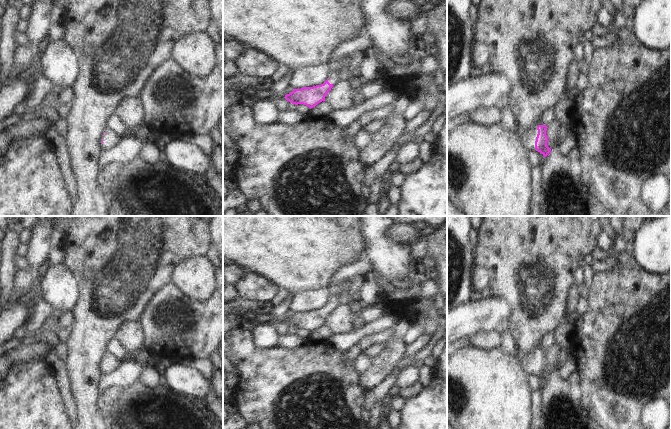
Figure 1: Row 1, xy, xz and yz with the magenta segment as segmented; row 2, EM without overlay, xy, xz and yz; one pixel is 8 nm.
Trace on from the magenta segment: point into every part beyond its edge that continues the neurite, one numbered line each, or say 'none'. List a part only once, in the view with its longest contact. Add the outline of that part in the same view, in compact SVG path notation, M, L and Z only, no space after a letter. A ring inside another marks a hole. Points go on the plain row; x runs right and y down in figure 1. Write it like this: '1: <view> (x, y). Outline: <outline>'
1: yz (528, 363). Outline: M537 350L531 356L527 356L525 358L519 357L521 365L527 375L535 374L535 365L537 358Z

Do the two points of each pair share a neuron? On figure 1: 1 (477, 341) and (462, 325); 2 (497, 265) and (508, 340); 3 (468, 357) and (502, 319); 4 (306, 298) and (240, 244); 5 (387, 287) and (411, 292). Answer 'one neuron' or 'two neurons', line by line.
1: two neurons
2: two neurons
3: two neurons
4: two neurons
5: one neuron

